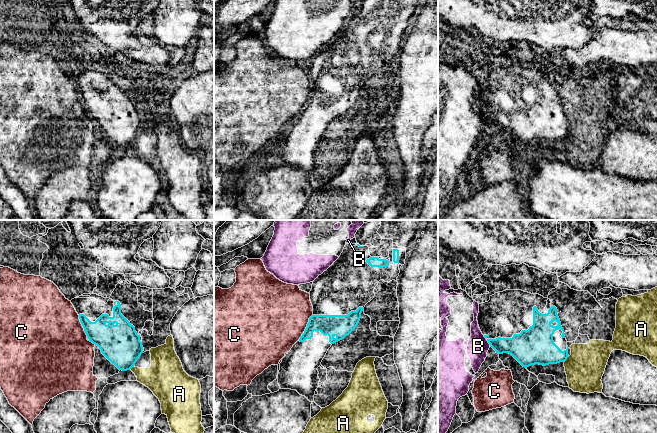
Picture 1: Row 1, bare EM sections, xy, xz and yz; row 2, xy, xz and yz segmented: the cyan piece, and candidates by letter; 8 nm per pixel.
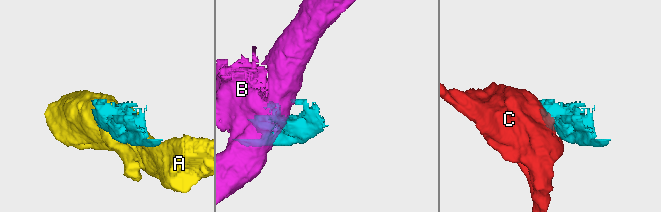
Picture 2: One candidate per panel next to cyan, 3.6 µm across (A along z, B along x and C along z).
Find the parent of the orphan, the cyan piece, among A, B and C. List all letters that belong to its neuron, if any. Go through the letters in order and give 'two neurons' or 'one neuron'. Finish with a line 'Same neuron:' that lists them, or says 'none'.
A: two neurons
B: two neurons
C: two neurons
Same neuron: none

